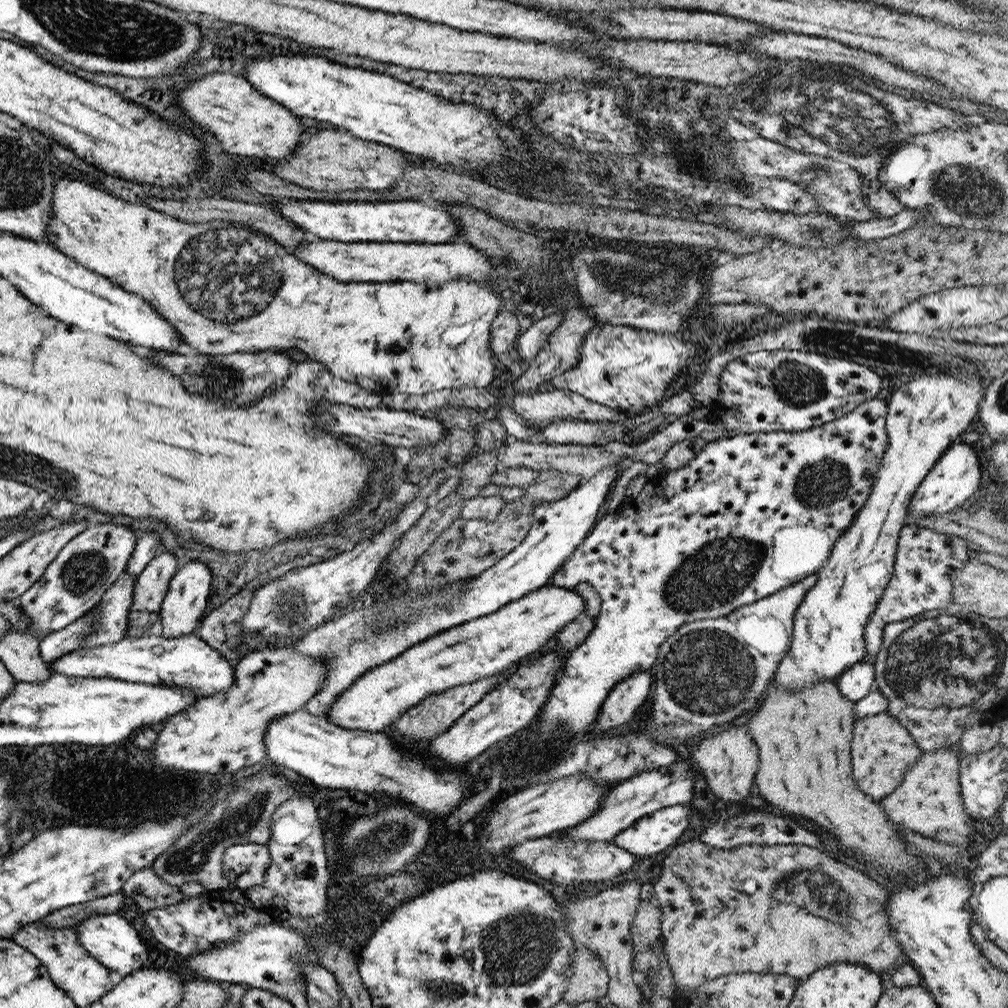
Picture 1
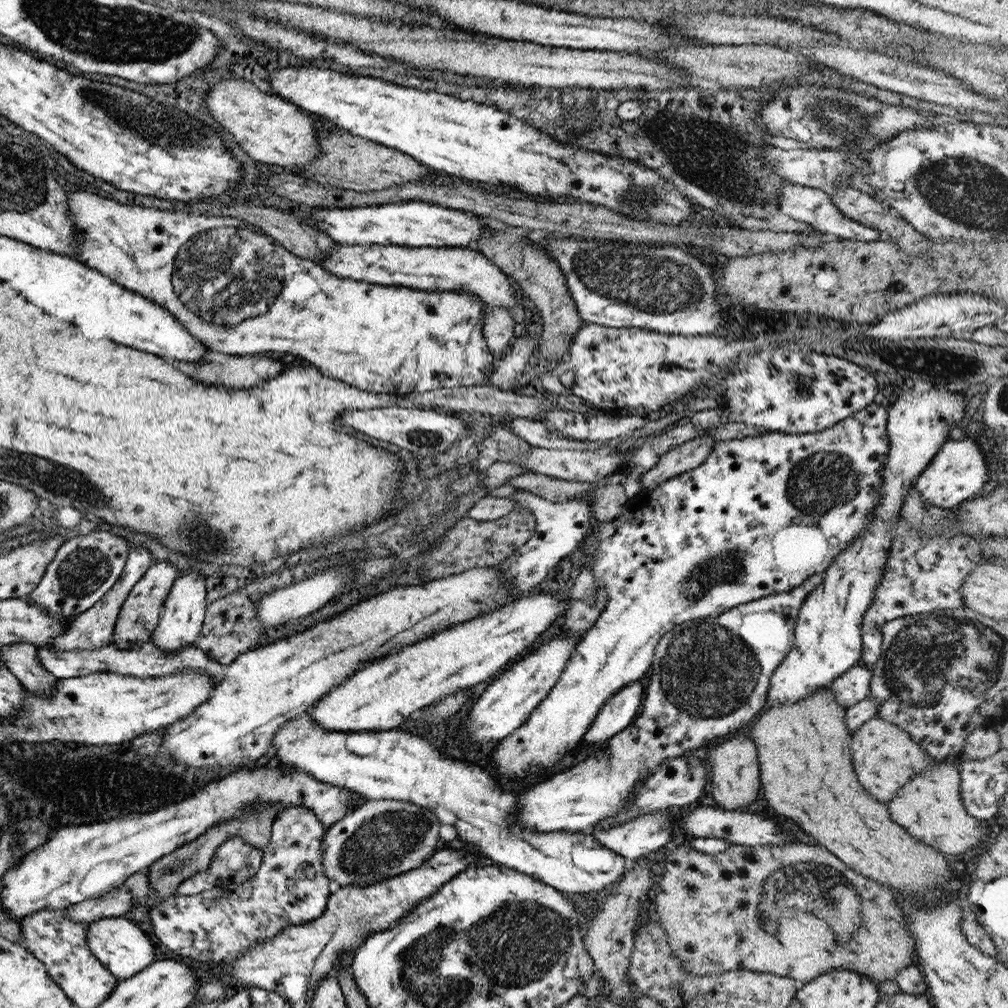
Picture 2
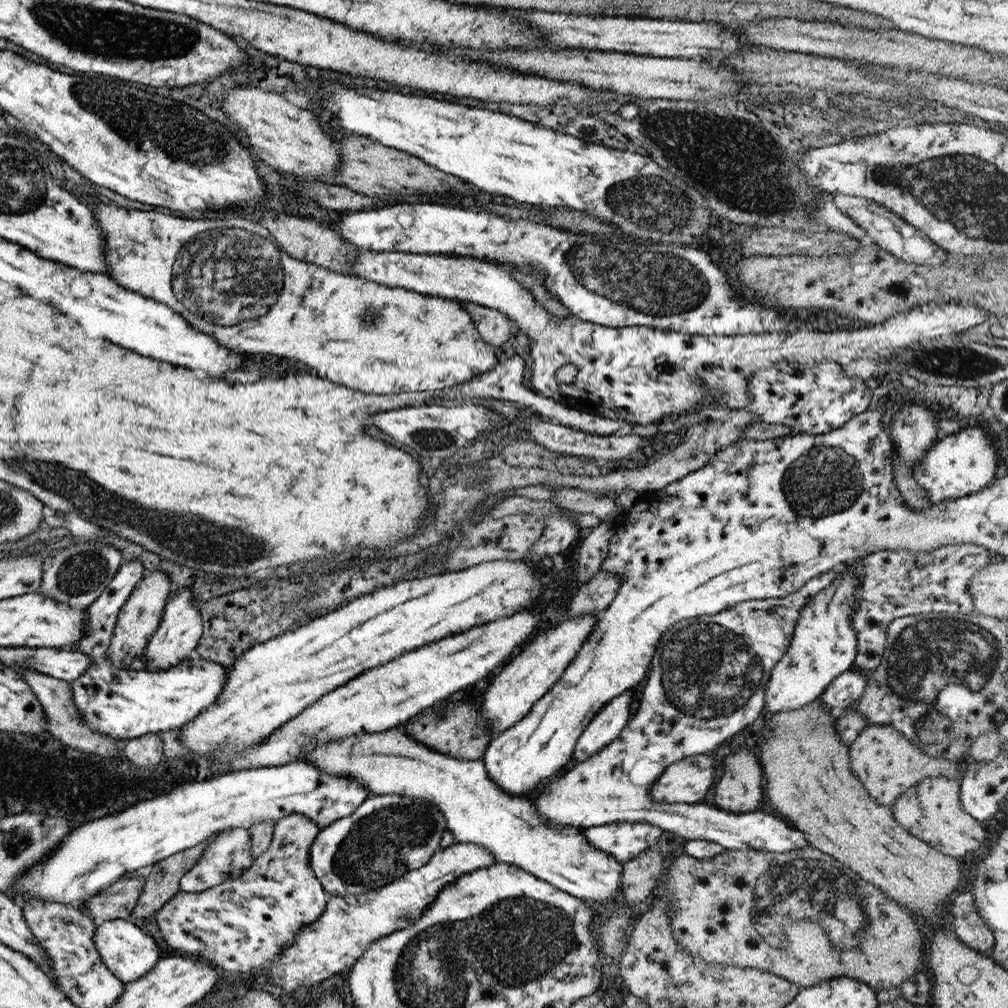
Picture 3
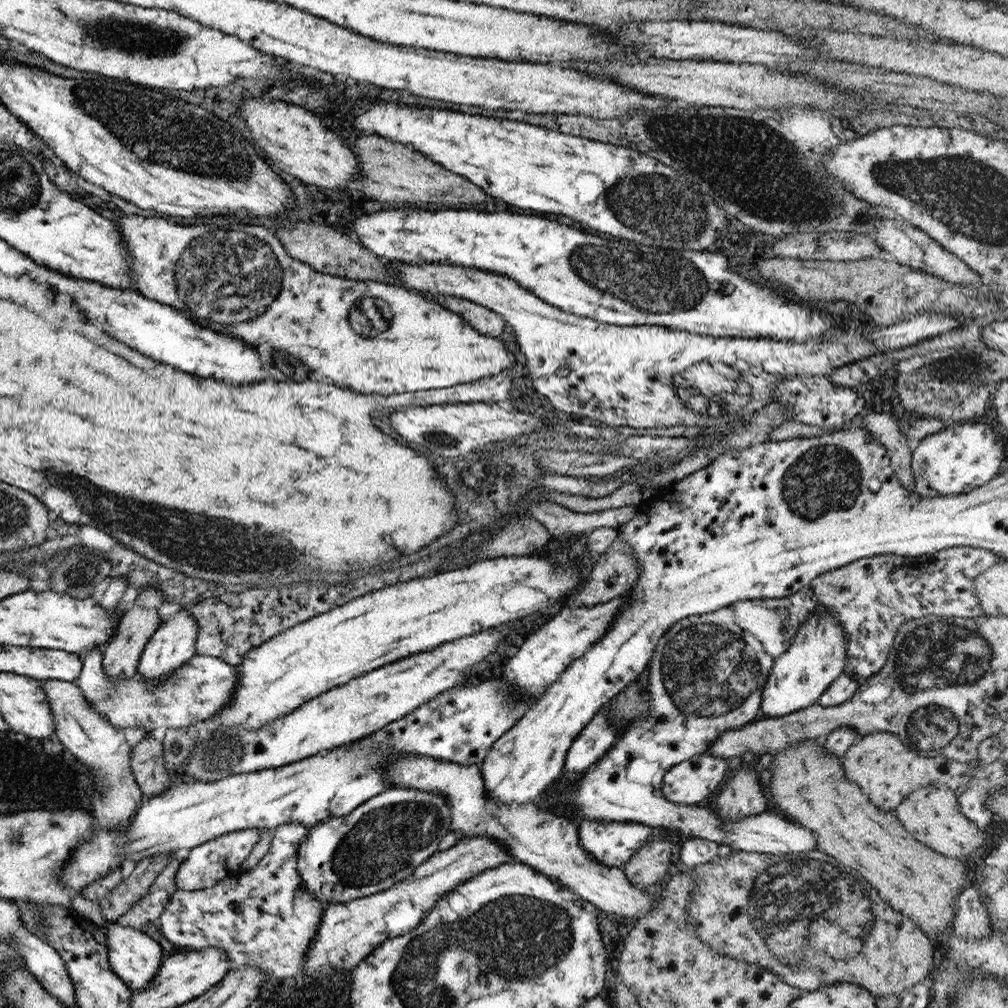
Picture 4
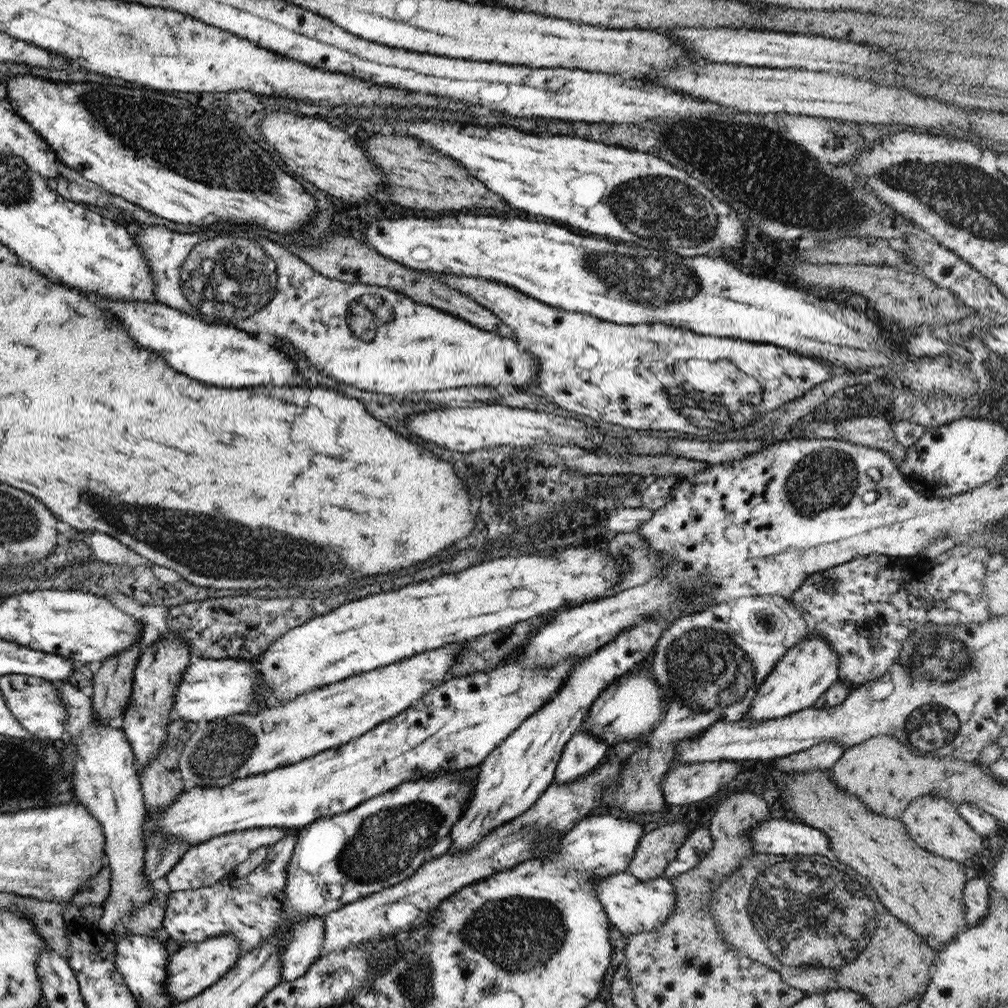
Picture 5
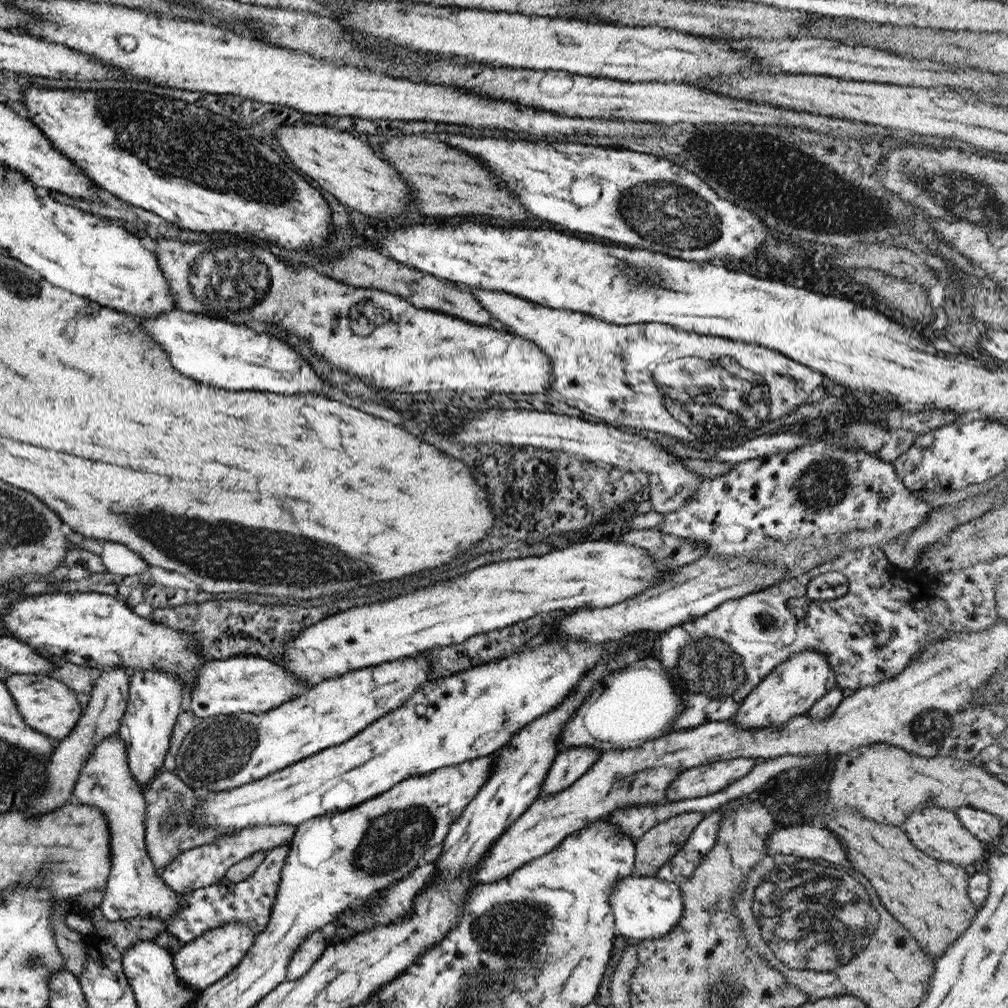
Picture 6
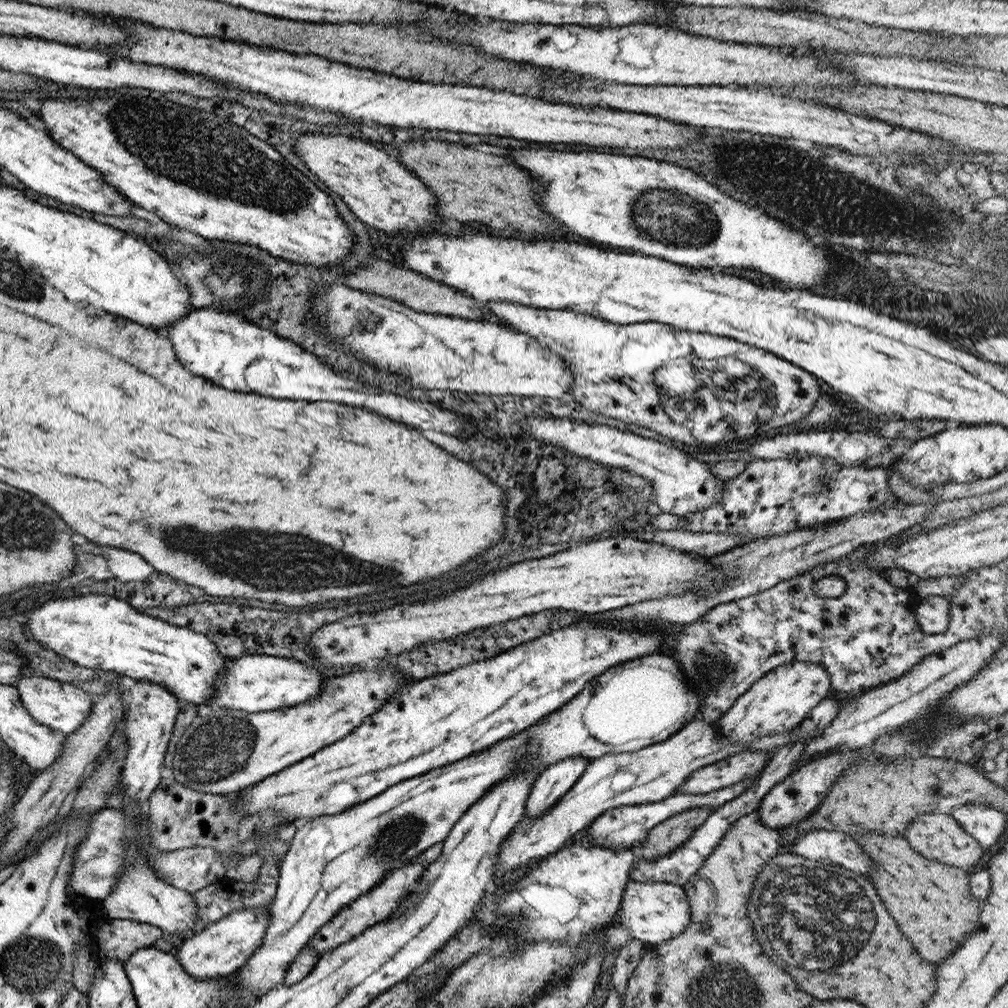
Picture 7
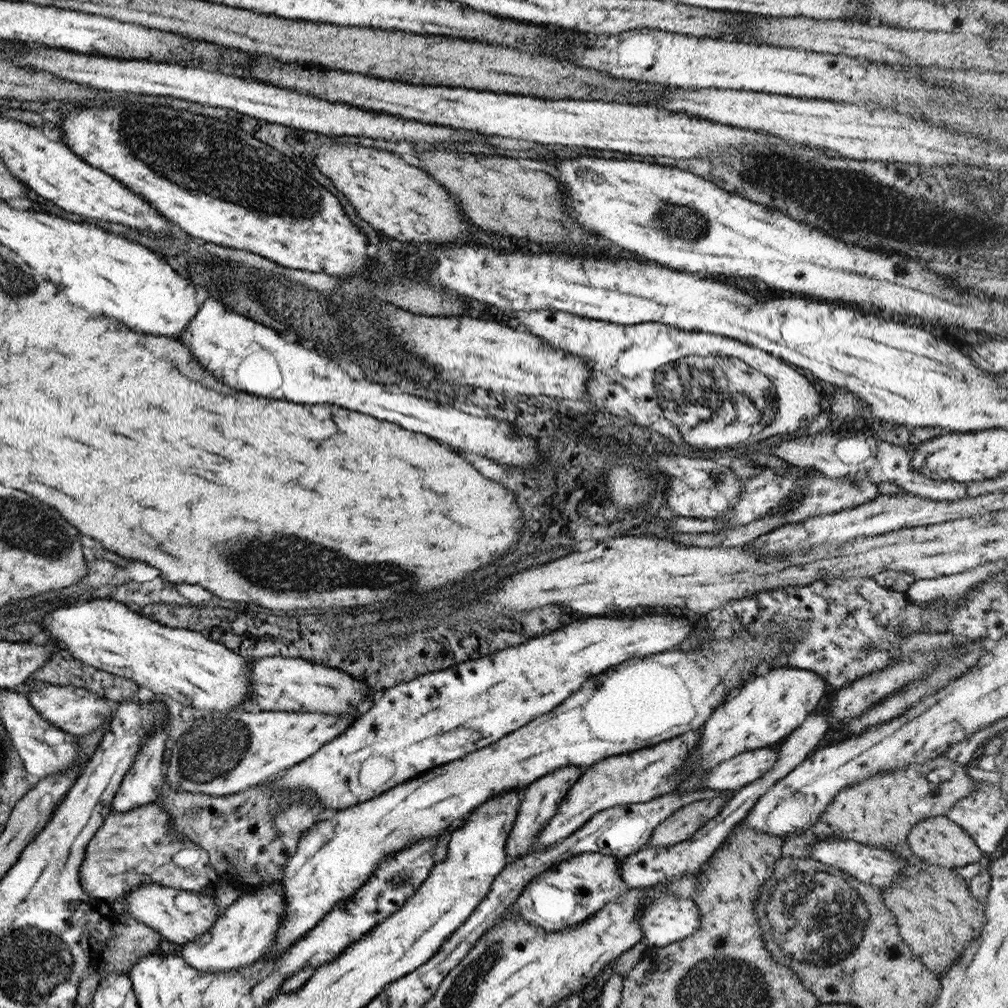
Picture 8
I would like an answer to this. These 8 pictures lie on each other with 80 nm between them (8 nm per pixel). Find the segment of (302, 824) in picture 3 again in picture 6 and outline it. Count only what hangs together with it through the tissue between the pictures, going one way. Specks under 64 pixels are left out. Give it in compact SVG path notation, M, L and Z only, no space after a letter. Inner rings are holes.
M288 844L266 851L263 860L257 865L255 872L243 882L231 882L226 878L205 888L196 888L191 892L178 896L178 907L173 916L165 920L167 930L179 940L180 944L196 939L201 933L220 927L225 923L241 921L249 925L256 936L264 931L269 918L270 908L274 901L280 870L289 850ZM318 928L301 941L301 945L297 947L295 953L289 958L289 963L287 963L285 970L285 981L301 978L301 976L305 975L305 972L309 971L309 967L318 960L318 957L327 947L322 934L323 930Z

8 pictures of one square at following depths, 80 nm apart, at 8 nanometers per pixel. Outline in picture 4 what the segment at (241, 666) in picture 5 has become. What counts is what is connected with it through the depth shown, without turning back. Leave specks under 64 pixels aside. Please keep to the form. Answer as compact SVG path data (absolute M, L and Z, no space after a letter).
M101 646L90 648L81 658L82 669L74 682L77 688L81 689L90 707L93 707L103 720L110 722L112 727L129 728L129 730L139 728L143 732L150 732L161 726L167 729L195 727L205 720L214 718L216 712L220 712L230 702L232 692L236 692L238 685L238 668L212 656L193 655L181 668L170 672L163 680L144 680L136 672L130 678L114 680L114 678L104 676L101 668L101 655Z

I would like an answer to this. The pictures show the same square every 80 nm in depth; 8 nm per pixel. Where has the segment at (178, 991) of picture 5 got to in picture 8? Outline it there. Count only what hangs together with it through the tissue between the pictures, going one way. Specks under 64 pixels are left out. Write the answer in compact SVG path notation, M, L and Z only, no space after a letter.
M261 882L255 886L252 893L245 893L230 902L207 932L183 945L181 958L185 964L189 964L197 972L229 972L249 966L255 963L263 953L267 953L267 949L273 945L277 929L284 920L284 914L286 914L286 904L282 901L281 882L269 883L268 887L265 882Z

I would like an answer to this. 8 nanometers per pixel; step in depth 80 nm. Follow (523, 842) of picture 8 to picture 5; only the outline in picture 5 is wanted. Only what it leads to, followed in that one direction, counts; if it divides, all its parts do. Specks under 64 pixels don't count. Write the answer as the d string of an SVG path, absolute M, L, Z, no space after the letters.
M577 730L563 745L552 783L570 783L588 773L603 760L608 747L604 740L595 738L586 730Z

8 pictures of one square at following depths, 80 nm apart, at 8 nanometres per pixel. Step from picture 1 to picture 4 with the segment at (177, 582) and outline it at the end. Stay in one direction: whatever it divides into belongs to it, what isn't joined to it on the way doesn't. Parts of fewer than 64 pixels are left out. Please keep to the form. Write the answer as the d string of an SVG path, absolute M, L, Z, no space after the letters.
M184 608L177 610L165 622L159 624L158 629L147 639L137 663L136 673L144 680L163 680L195 655L196 638L197 625L194 618L187 614Z

